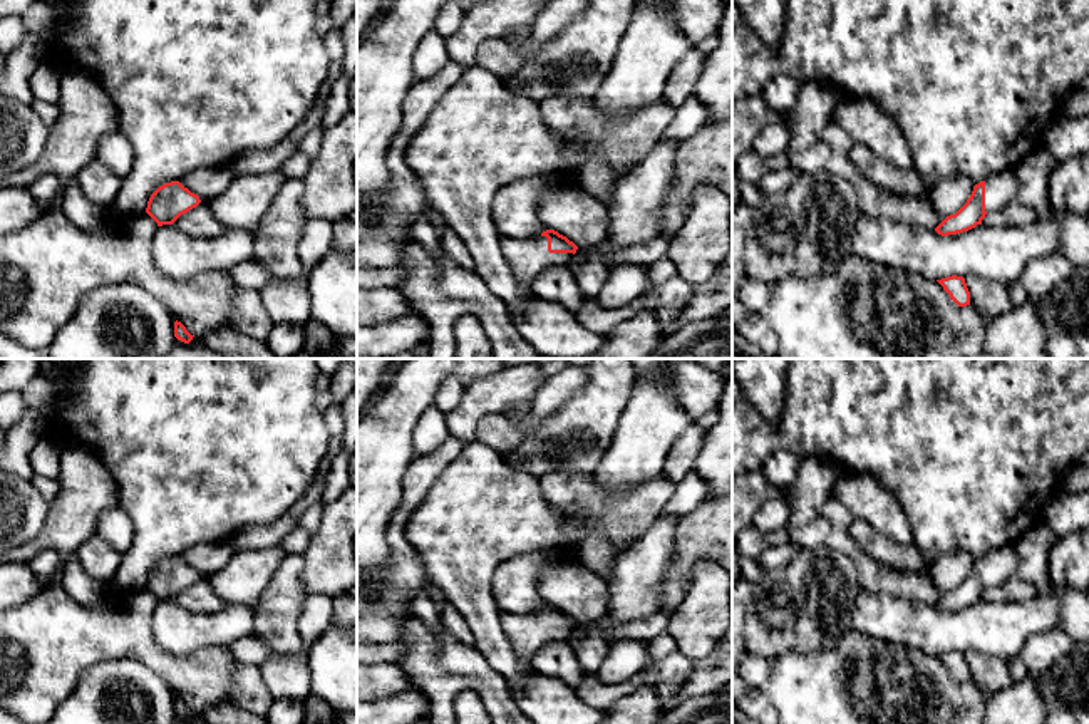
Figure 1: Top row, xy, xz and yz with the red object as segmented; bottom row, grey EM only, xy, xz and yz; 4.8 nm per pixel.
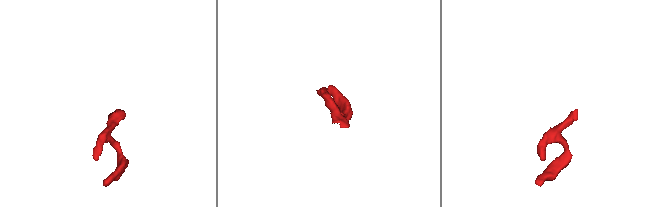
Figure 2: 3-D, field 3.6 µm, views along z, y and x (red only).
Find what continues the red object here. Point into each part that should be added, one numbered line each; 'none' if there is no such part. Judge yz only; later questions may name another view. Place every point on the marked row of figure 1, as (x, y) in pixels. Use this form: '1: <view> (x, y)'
1: yz (1002, 188)

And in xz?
1: xz (528, 258)

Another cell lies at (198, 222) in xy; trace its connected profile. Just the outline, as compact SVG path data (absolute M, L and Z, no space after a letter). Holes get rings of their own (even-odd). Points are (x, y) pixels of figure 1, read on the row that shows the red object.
M203 201L196 208L181 215L173 225L196 238L219 236L228 230L211 215L208 204Z

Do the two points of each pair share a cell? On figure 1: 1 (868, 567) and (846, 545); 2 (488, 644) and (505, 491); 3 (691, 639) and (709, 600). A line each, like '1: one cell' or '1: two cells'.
1: one cell
2: one cell
3: one cell

